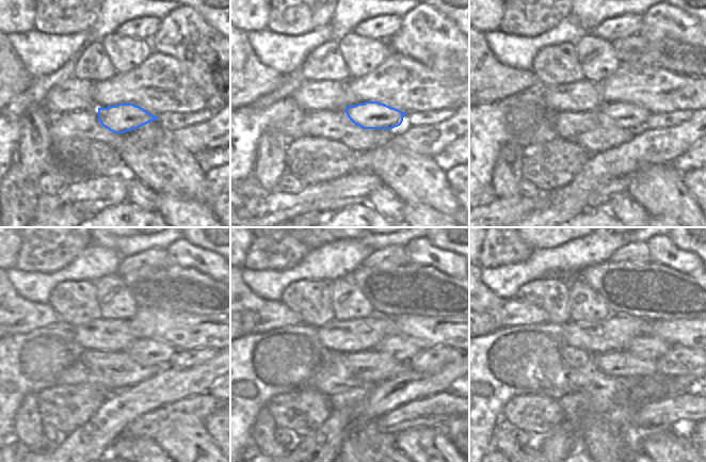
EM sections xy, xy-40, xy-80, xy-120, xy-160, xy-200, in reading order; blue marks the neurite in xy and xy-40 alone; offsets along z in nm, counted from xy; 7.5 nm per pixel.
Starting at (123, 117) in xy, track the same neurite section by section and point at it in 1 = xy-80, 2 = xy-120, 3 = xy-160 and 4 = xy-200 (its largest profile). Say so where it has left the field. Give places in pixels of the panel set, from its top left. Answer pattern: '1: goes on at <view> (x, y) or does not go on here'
1: goes on at xy-80 (621, 114)
2: goes on at xy-120 (148, 352)
3: goes on at xy-160 (400, 348)
4: goes on at xy-200 (647, 347)

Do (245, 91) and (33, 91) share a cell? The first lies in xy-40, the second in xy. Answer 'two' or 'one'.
two

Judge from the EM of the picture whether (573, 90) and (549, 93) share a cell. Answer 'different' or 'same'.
same

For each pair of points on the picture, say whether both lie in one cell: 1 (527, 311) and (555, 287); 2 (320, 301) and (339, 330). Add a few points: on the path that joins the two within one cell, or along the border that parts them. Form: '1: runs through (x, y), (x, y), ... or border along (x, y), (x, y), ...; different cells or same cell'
1: border along (514, 299), (540, 306), (547, 314), (548, 322); different cells
2: border along (334, 318), (318, 328); different cells

